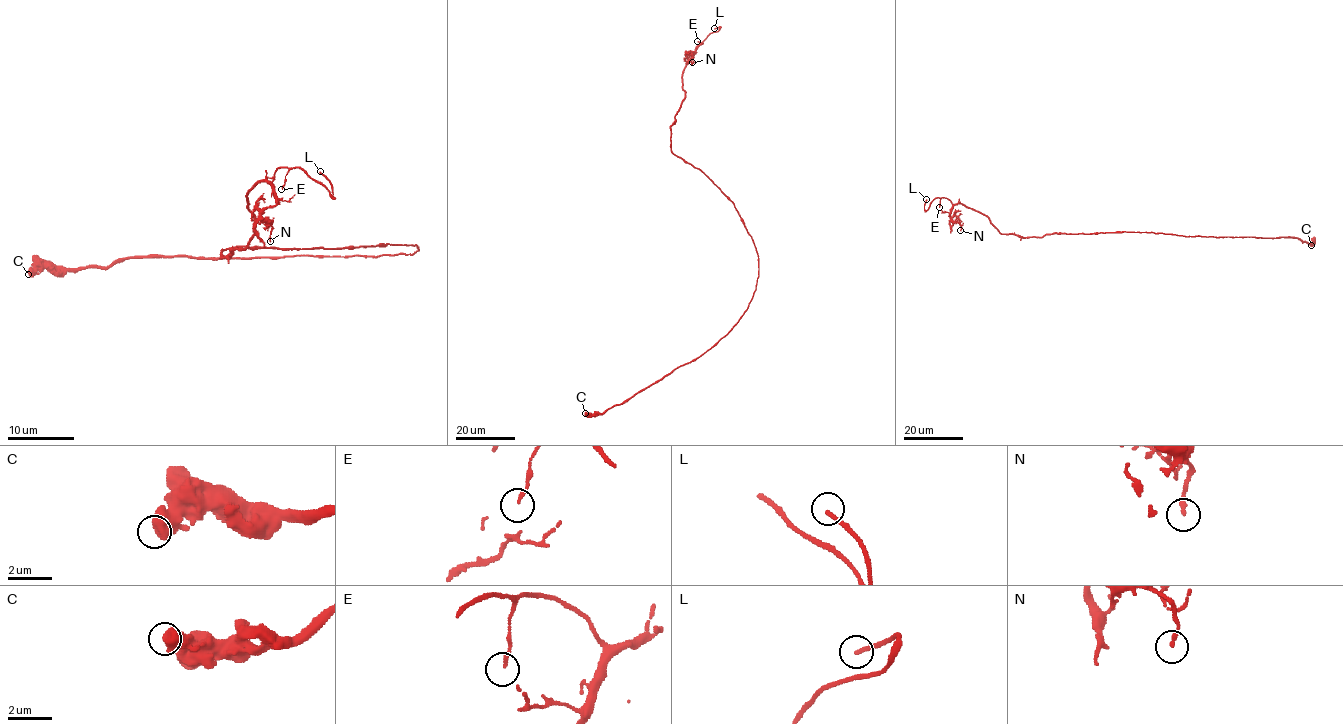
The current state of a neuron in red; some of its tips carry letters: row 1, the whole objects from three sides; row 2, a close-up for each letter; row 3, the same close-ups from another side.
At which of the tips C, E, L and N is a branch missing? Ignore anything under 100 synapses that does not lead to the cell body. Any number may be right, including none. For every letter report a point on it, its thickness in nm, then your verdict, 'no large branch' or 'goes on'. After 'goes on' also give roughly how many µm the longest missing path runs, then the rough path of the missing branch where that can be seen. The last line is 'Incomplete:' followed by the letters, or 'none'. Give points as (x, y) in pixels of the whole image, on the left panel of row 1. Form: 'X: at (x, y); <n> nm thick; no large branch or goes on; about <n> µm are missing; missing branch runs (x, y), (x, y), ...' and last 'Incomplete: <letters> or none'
C: at (28, 274); 550 nm thick; no large branch
E: at (281, 189); 140 nm thick; no large branch
L: at (320, 171); 180 nm thick; goes on; about 40 µm are missing
N: at (270, 241); 180 nm thick; no large branch
Incomplete: L

